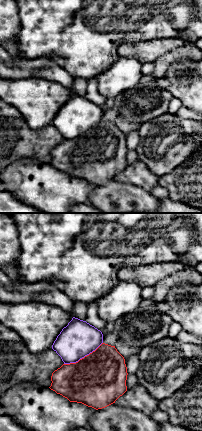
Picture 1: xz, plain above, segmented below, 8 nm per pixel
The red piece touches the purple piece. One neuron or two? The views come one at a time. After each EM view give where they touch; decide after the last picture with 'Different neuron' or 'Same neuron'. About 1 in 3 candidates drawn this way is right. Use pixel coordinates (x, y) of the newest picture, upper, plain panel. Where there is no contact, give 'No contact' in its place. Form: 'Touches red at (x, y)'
Touches red at (84, 133)

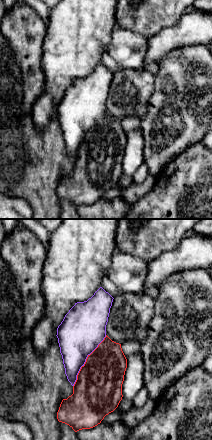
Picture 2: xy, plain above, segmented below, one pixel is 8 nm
Touches red at (86, 137)

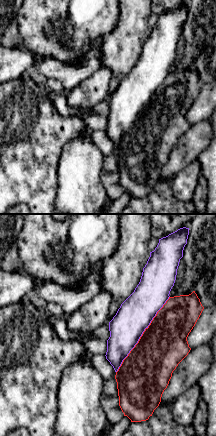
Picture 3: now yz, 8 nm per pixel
Touches red at (142, 110)

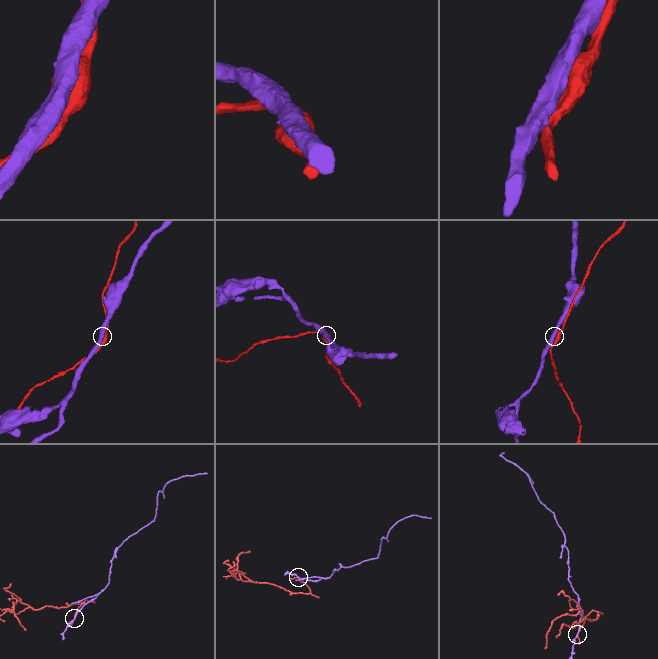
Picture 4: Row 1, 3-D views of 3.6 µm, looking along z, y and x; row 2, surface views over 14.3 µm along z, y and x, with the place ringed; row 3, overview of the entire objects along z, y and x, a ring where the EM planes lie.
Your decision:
Different neuron

